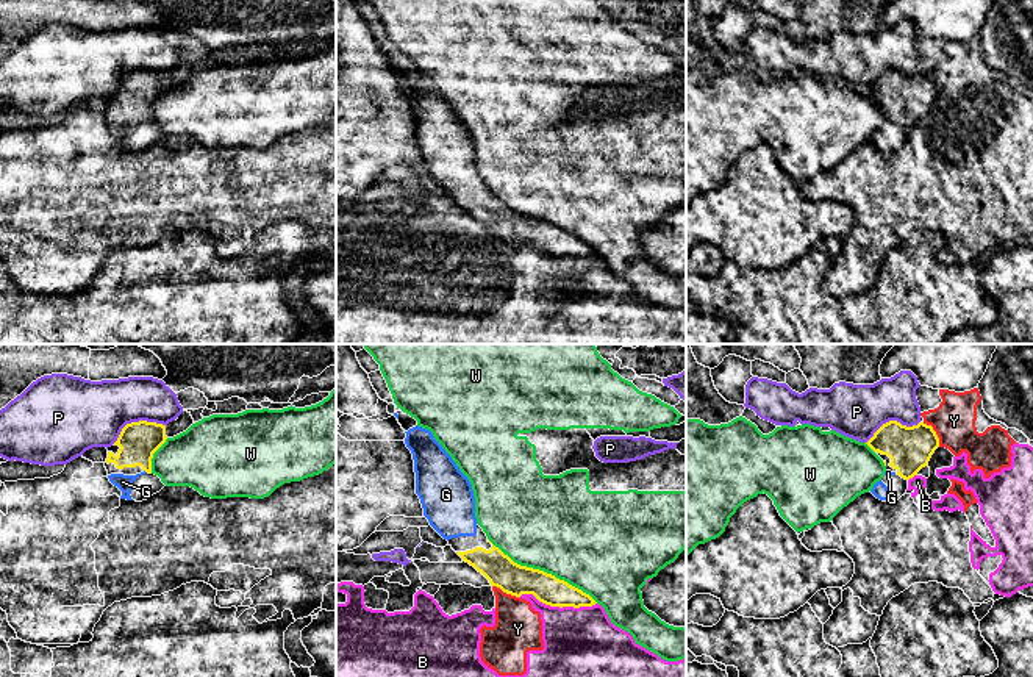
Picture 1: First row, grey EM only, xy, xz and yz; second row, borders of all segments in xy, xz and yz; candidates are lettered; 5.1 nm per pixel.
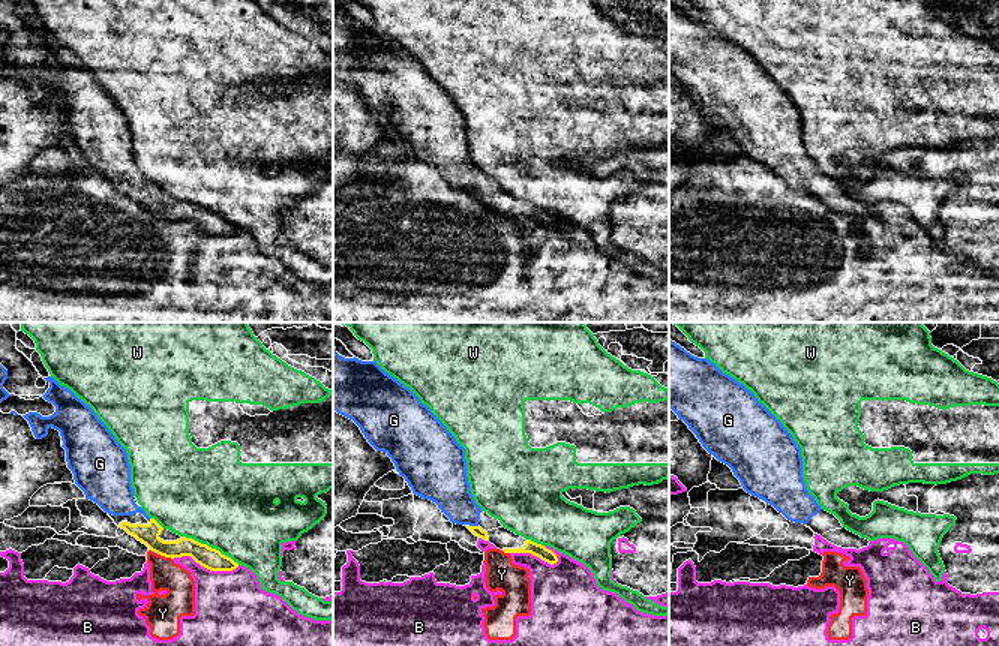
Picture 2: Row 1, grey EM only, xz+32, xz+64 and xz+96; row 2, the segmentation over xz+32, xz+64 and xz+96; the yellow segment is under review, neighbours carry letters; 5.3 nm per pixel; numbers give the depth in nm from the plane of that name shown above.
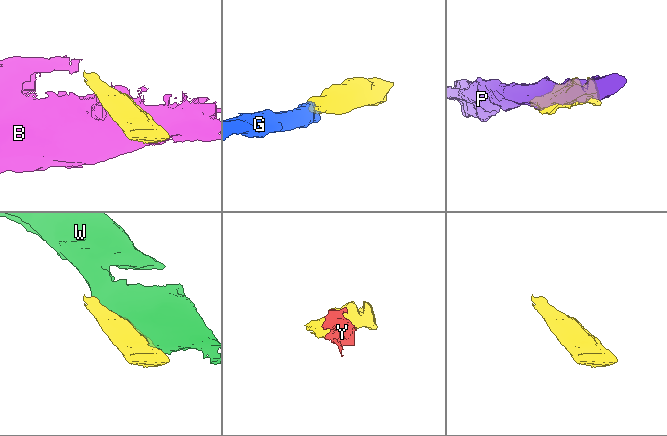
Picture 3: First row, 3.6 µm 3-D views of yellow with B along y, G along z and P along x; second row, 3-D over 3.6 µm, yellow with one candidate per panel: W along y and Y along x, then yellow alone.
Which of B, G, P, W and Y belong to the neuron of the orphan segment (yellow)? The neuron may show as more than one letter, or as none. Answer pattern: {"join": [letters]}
{"join": ["G"]}

